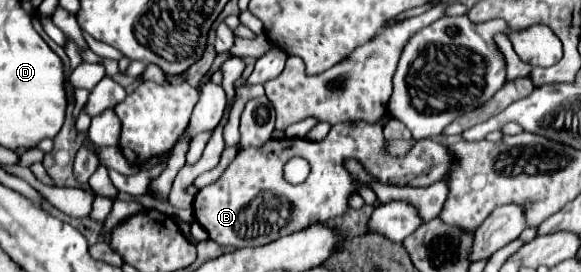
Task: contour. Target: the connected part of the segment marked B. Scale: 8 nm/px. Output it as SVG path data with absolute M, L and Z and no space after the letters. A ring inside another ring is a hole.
M387 111L381 123L347 121L334 125L323 141L309 139L271 139L263 149L247 149L235 157L221 179L209 187L199 189L193 201L195 219L209 233L209 239L219 245L253 247L265 245L289 233L295 233L313 221L331 221L347 211L347 199L355 193L355 179L343 167L345 157L359 159L371 175L389 185L427 187L445 179L455 167L453 153L431 139L419 141L407 155L391 157L383 151L383 125L391 119ZM291 157L305 157L311 161L311 173L305 183L291 185L283 179L283 165Z

